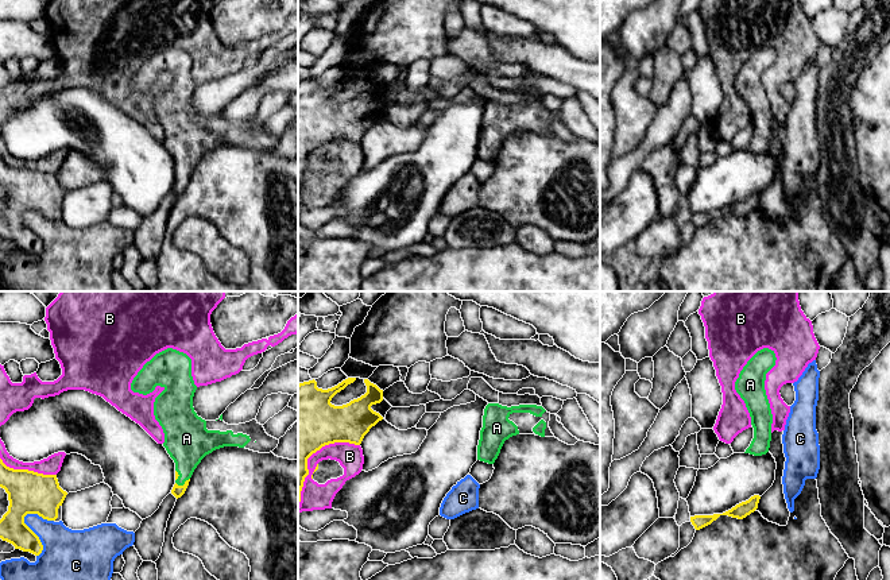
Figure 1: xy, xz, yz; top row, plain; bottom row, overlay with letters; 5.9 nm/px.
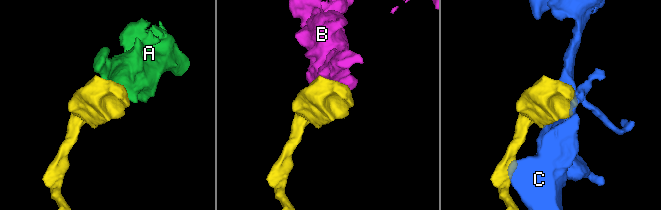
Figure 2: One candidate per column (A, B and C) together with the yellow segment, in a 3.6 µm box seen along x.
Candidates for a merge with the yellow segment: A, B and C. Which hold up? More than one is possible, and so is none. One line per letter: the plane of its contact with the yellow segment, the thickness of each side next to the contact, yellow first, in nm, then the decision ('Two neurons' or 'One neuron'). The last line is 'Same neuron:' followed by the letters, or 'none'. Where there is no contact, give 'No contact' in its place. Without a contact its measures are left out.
A: Touches yellow in xy. Thickness 70 nm (yellow) against 280 nm. One neuron
B: Touches yellow in xy. Thickness 260 nm (yellow) against 110 nm. Two neurons
C: Touches yellow in xy. Thickness 260 nm (yellow) against 340 nm. Two neurons
Same neuron: A

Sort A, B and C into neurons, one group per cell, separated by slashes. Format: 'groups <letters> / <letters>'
groups A / B / C

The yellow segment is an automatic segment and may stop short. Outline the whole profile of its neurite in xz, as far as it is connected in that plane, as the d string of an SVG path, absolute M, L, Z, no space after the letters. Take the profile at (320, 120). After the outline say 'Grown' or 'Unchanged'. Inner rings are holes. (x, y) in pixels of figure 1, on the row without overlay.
M348 76L328 88L318 86L314 77L298 82L298 204L309 173L307 156L329 142L360 143L369 127L383 117L371 107L383 98L383 88L368 77L364 77L367 90L360 96L343 104L330 101L337 90L355 78Z. Unchanged

